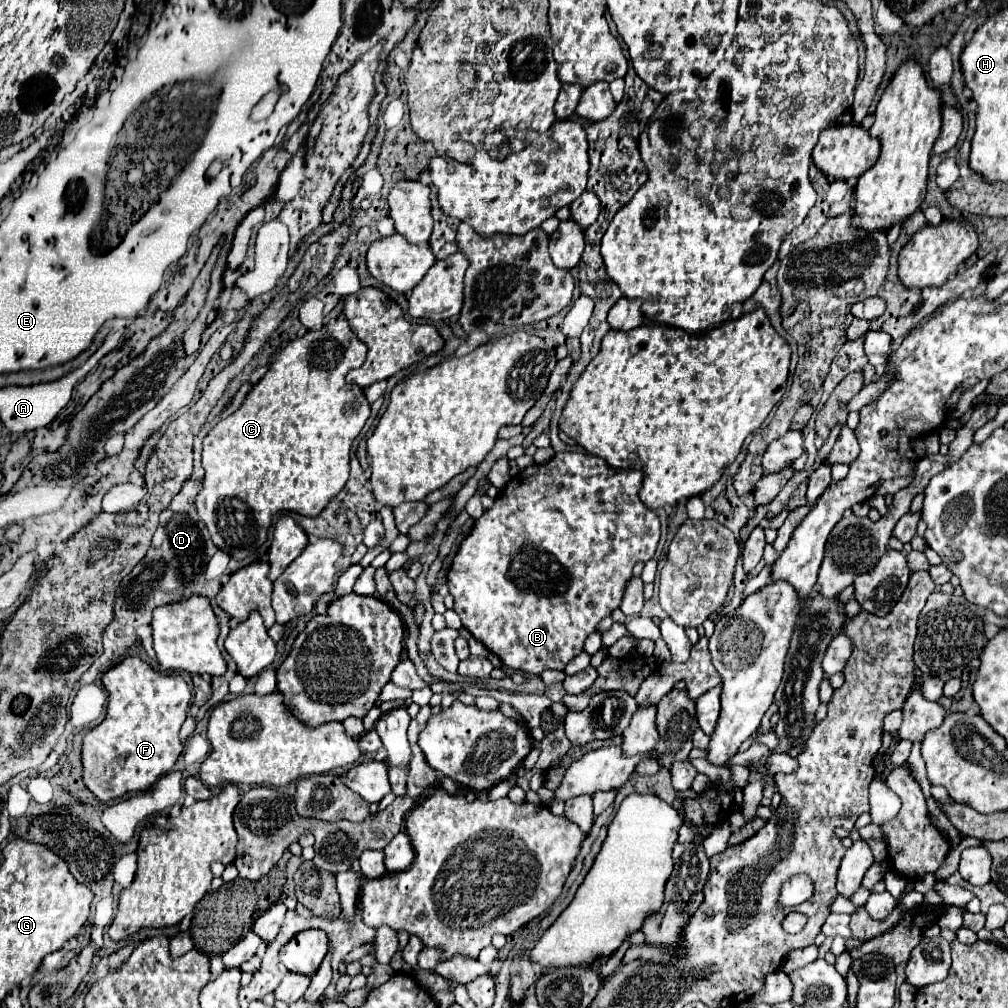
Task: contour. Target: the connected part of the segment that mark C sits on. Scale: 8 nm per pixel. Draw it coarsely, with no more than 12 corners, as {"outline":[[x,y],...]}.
{"outline":[[344,318],[204,438],[196,512],[236,560],[344,488],[370,404]]}

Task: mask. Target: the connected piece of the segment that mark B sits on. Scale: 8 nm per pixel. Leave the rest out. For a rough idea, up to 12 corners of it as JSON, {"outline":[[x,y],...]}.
{"outline":[[560,452],[446,578],[502,666],[562,670],[654,558],[640,470]]}

